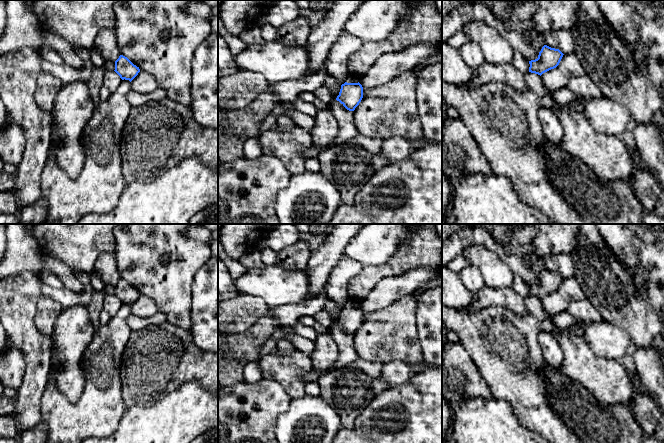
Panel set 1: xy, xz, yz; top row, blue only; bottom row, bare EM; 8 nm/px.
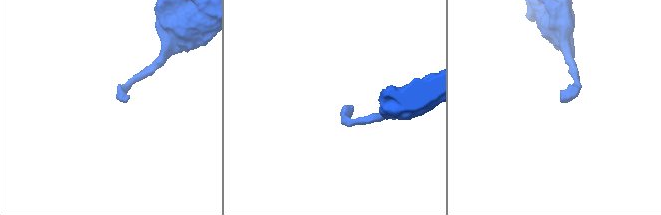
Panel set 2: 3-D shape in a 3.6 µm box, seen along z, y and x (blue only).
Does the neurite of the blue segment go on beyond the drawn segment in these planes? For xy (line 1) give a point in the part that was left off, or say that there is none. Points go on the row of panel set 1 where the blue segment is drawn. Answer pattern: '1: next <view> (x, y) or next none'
1: next none

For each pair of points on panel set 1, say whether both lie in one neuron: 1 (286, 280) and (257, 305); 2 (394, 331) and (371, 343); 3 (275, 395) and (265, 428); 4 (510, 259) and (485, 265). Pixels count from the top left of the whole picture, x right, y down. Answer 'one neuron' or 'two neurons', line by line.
1: two neurons
2: one neuron
3: one neuron
4: two neurons

